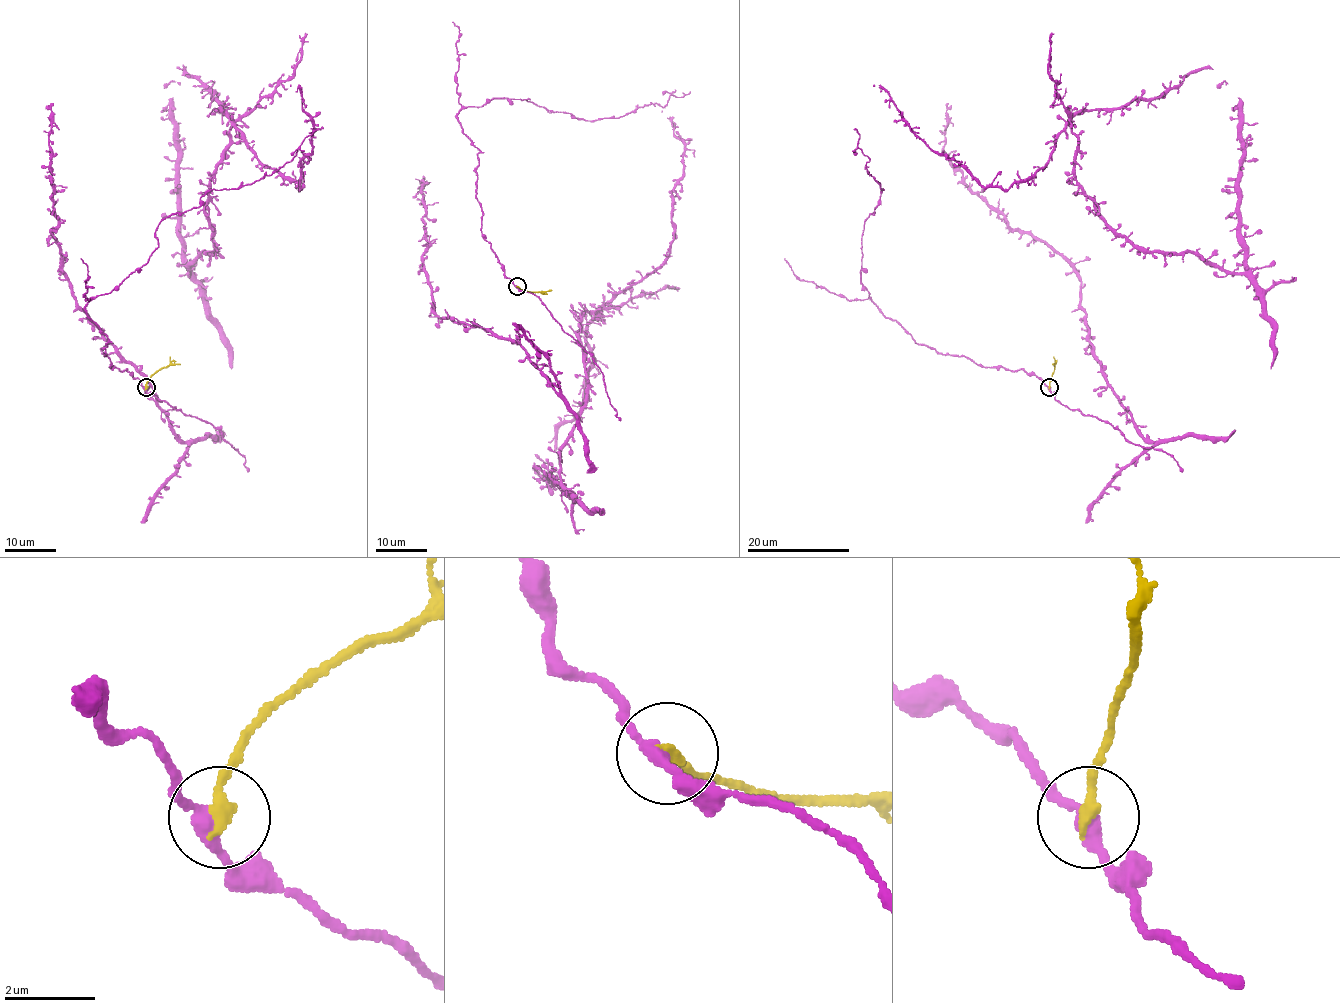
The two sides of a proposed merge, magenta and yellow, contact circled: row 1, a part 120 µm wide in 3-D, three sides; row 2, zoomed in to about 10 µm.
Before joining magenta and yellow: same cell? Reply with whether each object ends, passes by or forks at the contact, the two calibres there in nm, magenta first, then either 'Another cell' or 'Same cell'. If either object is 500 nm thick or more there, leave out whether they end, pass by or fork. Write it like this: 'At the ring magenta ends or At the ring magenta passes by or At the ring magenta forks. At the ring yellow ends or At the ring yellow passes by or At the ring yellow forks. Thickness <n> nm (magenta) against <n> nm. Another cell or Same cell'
At the ring magenta passes by. At the ring yellow ends. Thickness 320 nm (magenta) against 300 nm. Another cell

